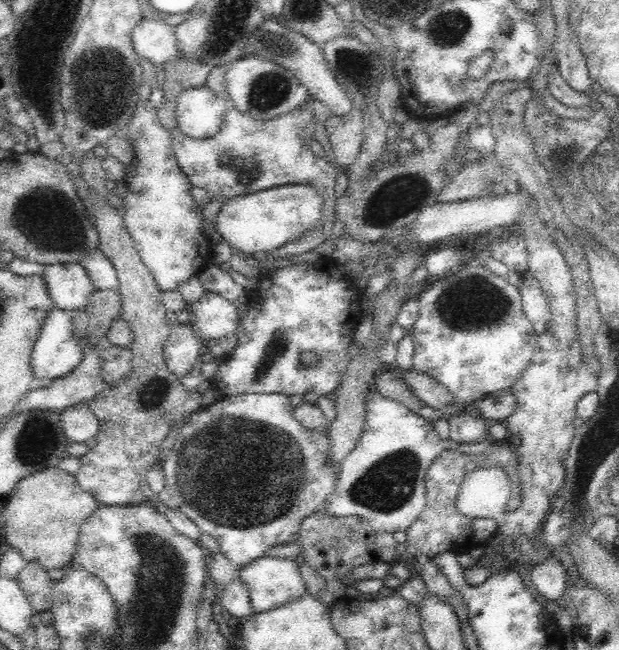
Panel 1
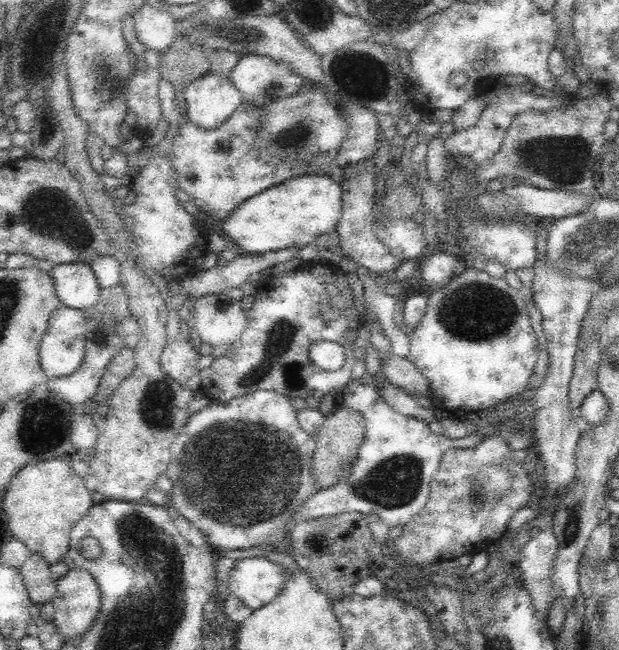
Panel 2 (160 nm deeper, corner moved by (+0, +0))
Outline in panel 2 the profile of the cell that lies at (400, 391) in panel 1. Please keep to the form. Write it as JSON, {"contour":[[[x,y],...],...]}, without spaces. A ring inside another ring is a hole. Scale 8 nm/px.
{"contour":[[[394,384],[384,385],[380,390],[380,394],[382,399],[400,414],[418,418],[428,424],[437,420],[433,407],[423,407],[417,403],[414,396]]]}

